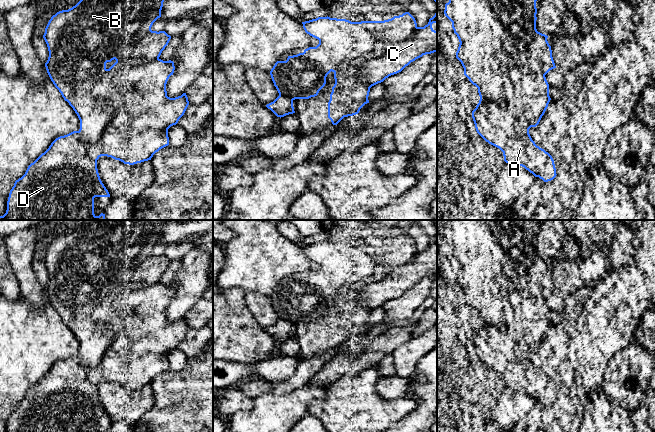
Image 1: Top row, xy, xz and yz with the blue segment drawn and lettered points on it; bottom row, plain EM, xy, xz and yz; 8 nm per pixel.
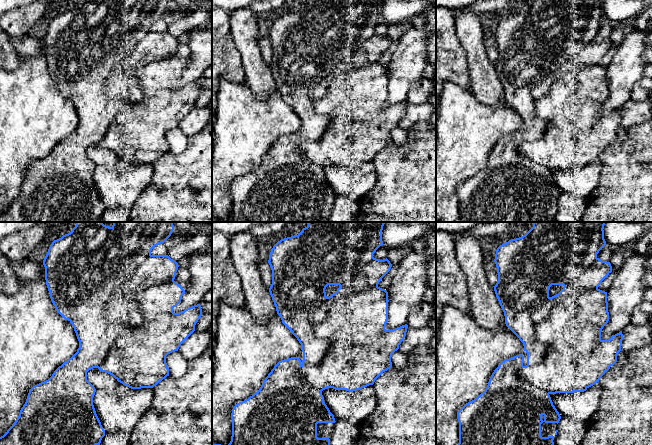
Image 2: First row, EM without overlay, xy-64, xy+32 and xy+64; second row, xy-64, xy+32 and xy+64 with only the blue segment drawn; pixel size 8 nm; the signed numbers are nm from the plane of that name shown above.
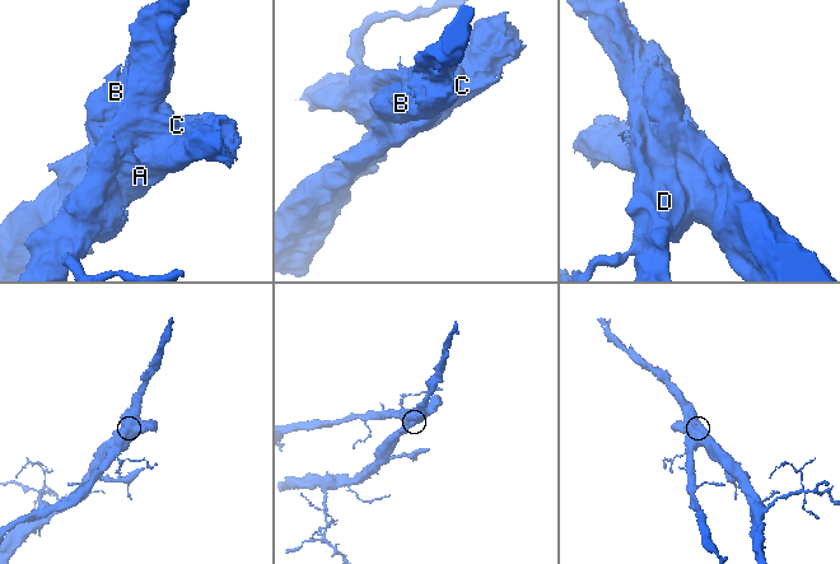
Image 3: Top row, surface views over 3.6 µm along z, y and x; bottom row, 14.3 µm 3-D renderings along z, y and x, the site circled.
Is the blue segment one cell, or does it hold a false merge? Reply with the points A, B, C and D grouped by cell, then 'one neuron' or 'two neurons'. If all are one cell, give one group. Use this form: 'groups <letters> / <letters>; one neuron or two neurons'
groups A C / B D; two neurons

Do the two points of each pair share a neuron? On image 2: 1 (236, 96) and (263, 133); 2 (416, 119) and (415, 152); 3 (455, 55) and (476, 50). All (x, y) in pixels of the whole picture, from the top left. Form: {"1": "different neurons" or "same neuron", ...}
{"1": "same neuron", "2": "different neurons", "3": "different neurons"}

